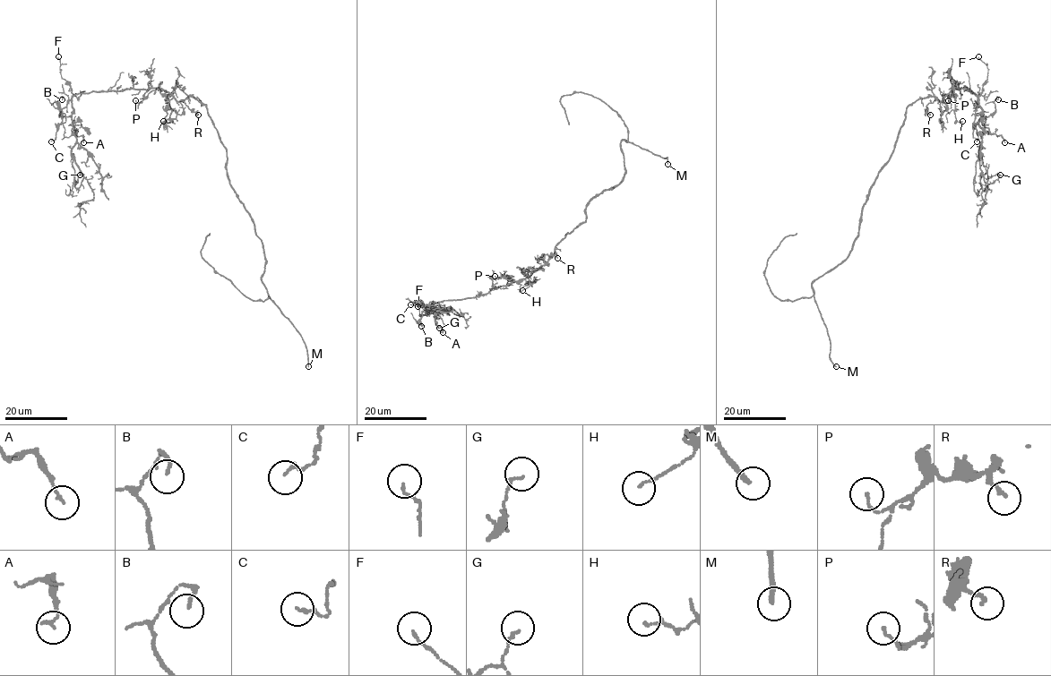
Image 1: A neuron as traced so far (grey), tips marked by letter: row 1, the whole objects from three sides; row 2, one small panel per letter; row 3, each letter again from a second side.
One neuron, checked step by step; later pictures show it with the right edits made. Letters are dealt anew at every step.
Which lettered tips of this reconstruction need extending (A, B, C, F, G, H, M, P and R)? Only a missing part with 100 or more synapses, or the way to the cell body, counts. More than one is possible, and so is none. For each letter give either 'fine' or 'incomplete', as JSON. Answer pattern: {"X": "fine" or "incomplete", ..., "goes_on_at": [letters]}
{"A": "fine", "B": "fine", "C": "fine", "F": "fine", "G": "fine", "H": "fine", "M": "incomplete", "P": "fine", "R": "fine", "goes_on_at": ["M"]}

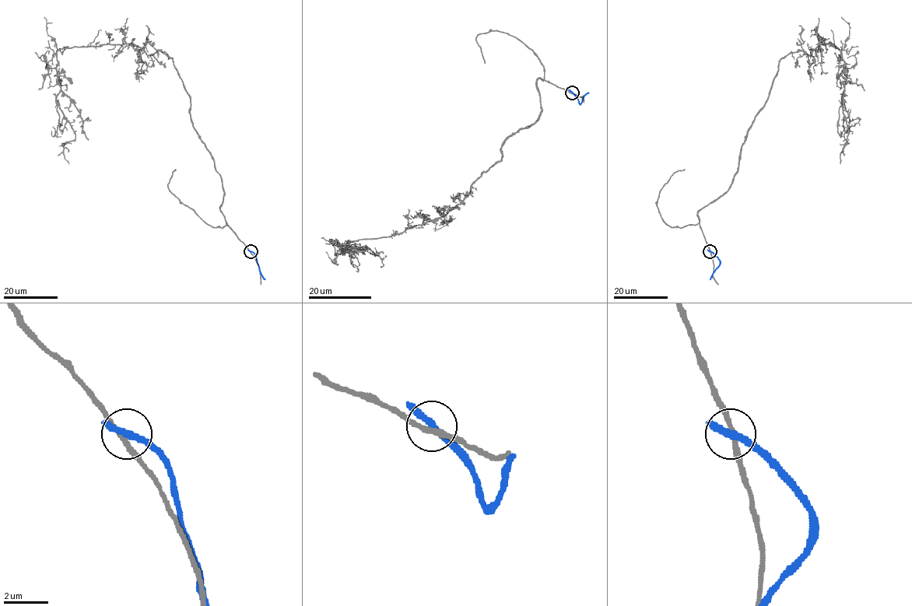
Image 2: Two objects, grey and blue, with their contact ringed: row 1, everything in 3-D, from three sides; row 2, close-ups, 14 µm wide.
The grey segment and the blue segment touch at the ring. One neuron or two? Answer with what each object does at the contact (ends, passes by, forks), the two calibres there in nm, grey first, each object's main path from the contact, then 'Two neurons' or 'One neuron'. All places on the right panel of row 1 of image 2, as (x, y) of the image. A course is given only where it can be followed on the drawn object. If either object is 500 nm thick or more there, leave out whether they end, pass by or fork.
At the ring grey passes by. At the ring blue passes by. Thickness 240 nm (grey) against 280 nm. Course of grey: (710, 251), (697, 212), (728, 188), (790, 52), (810, 54), (820, 43), (841, 52), (840, 163). Course of blue: (710, 251), (719, 260), (719, 266), (710, 279). Two neurons

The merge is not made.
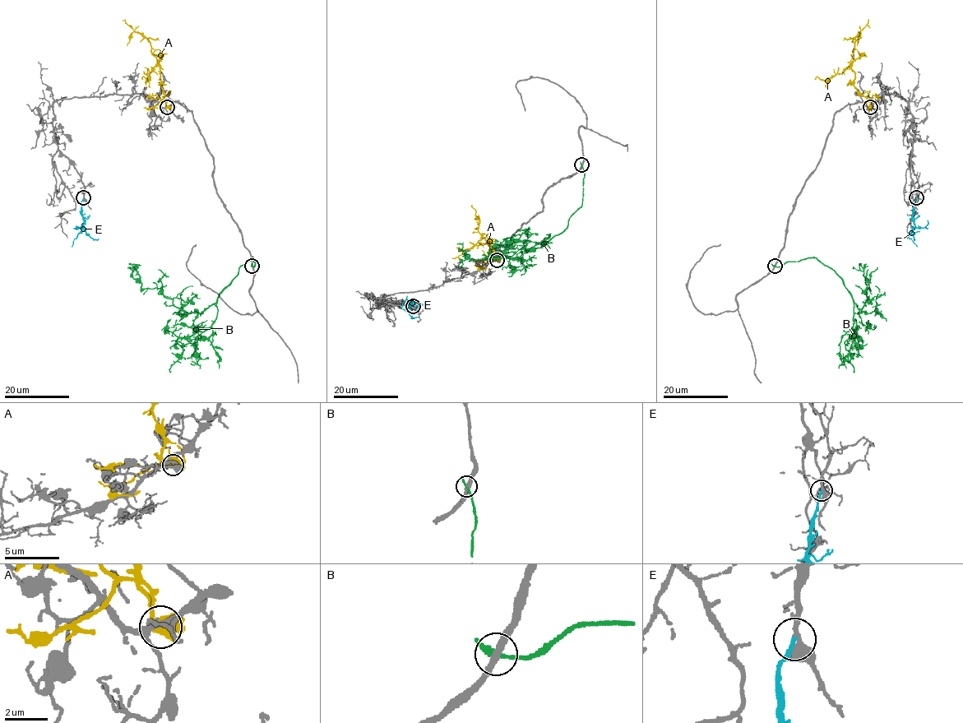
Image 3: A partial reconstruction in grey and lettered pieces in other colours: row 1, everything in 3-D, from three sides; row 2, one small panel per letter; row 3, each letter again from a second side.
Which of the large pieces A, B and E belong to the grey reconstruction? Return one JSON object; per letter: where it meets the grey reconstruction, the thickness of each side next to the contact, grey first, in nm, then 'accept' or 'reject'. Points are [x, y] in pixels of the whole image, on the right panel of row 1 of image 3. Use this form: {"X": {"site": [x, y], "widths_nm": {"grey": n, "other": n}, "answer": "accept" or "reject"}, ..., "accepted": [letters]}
{"A": {"site": [870, 107], "widths_nm": {"grey": 140, "other": 750}, "answer": "reject"}, "B": {"site": [775, 266], "widths_nm": {"grey": 280, "other": 180}, "answer": "reject"}, "E": {"site": [916, 197], "widths_nm": {"grey": 280, "other": 190}, "answer": "accept"}, "accepted": ["E"]}

